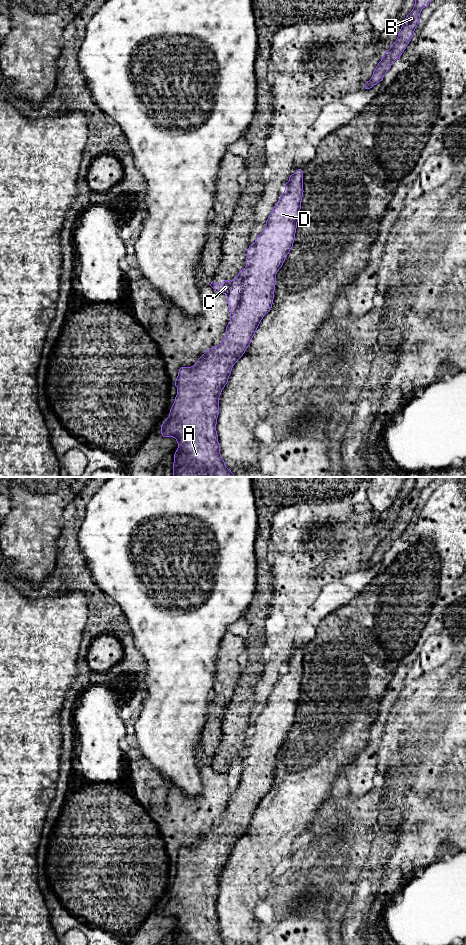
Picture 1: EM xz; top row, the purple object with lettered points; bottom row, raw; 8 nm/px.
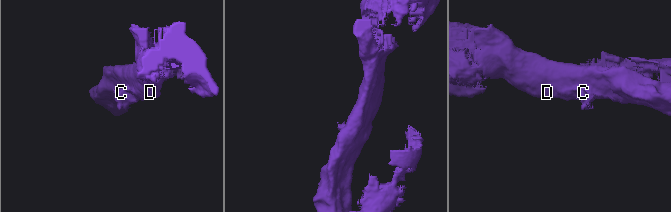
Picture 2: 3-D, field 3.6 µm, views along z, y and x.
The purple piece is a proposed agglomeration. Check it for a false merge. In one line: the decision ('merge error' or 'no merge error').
merge error

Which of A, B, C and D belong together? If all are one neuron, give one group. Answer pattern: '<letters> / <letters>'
A B D / C

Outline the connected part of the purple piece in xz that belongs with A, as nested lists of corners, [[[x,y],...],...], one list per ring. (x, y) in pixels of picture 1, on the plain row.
[[[298,649],[289,657],[285,670],[275,684],[271,695],[266,701],[263,712],[255,720],[255,733],[247,744],[247,752],[243,759],[243,773],[234,797],[228,802],[226,814],[221,823],[207,830],[191,847],[181,847],[175,861],[177,875],[170,889],[169,897],[161,905],[163,917],[173,917],[178,923],[174,934],[173,945],[225,945],[220,934],[220,924],[216,911],[219,894],[219,877],[228,862],[234,844],[243,836],[263,797],[270,791],[274,779],[276,754],[282,747],[287,735],[293,727],[297,702],[300,697],[303,677],[303,653]]]

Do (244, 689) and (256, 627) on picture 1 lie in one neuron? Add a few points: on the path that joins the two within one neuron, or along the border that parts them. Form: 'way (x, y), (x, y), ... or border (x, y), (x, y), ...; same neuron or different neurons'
way (250, 674), (253, 666), (255, 642); same neuron

